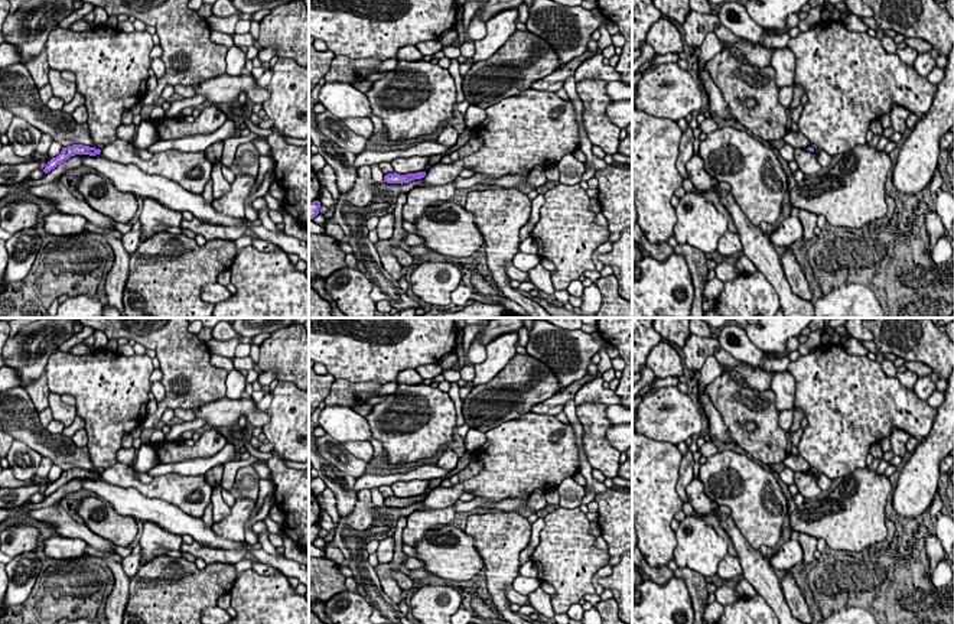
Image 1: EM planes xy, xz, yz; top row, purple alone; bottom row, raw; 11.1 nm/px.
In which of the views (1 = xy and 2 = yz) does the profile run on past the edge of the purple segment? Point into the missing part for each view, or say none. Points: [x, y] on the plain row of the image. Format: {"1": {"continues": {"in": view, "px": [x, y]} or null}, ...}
{"1": {"continues": null}, "2": {"continues": null}}

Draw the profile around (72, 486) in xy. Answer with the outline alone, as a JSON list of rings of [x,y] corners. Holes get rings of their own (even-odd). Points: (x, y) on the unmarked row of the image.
[[[75,478],[75,480],[71,480],[68,484],[59,487],[51,495],[45,497],[43,501],[36,503],[36,504],[25,504],[22,507],[29,510],[29,511],[36,510],[36,508],[43,508],[43,507],[48,507],[48,506],[52,506],[52,504],[62,501],[66,494],[75,493],[75,491],[79,491],[79,490],[82,490],[82,484],[78,478]]]

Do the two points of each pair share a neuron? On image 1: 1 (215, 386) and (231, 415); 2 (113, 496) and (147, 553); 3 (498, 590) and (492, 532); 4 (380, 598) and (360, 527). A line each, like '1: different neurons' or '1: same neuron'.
1: different neurons
2: different neurons
3: same neuron
4: same neuron

